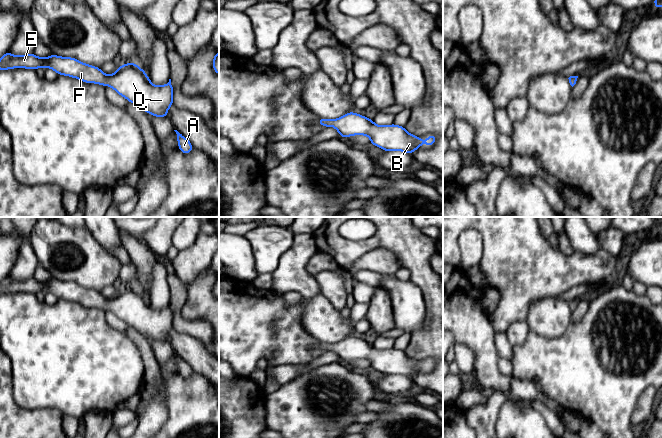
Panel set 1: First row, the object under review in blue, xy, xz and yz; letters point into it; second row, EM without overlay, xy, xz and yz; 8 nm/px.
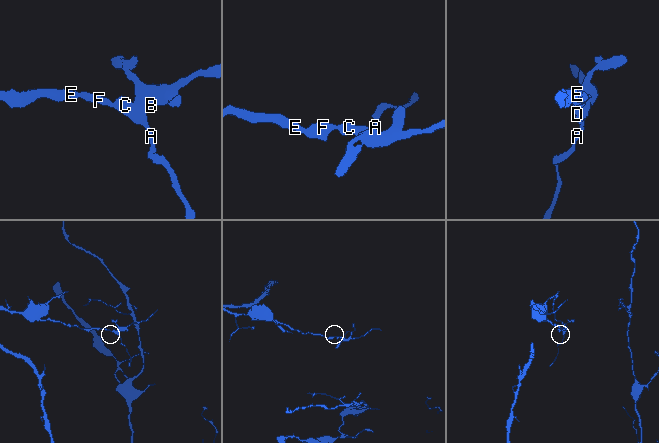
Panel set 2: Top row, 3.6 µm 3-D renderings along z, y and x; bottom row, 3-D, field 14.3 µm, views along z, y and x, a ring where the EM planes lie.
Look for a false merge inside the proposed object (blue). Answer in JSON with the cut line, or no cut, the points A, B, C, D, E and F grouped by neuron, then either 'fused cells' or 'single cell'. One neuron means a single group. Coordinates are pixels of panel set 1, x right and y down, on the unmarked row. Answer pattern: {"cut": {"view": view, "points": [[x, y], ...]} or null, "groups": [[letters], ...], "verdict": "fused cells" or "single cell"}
{"cut": null, "groups": [["A", "B", "C", "D", "E", "F"]], "verdict": "single cell"}

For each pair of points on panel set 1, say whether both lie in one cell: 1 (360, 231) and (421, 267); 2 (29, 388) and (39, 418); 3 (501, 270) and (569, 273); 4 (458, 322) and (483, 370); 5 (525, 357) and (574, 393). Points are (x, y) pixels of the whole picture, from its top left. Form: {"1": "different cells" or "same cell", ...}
{"1": "different cells", "2": "different cells", "3": "same cell", "4": "same cell", "5": "same cell"}

